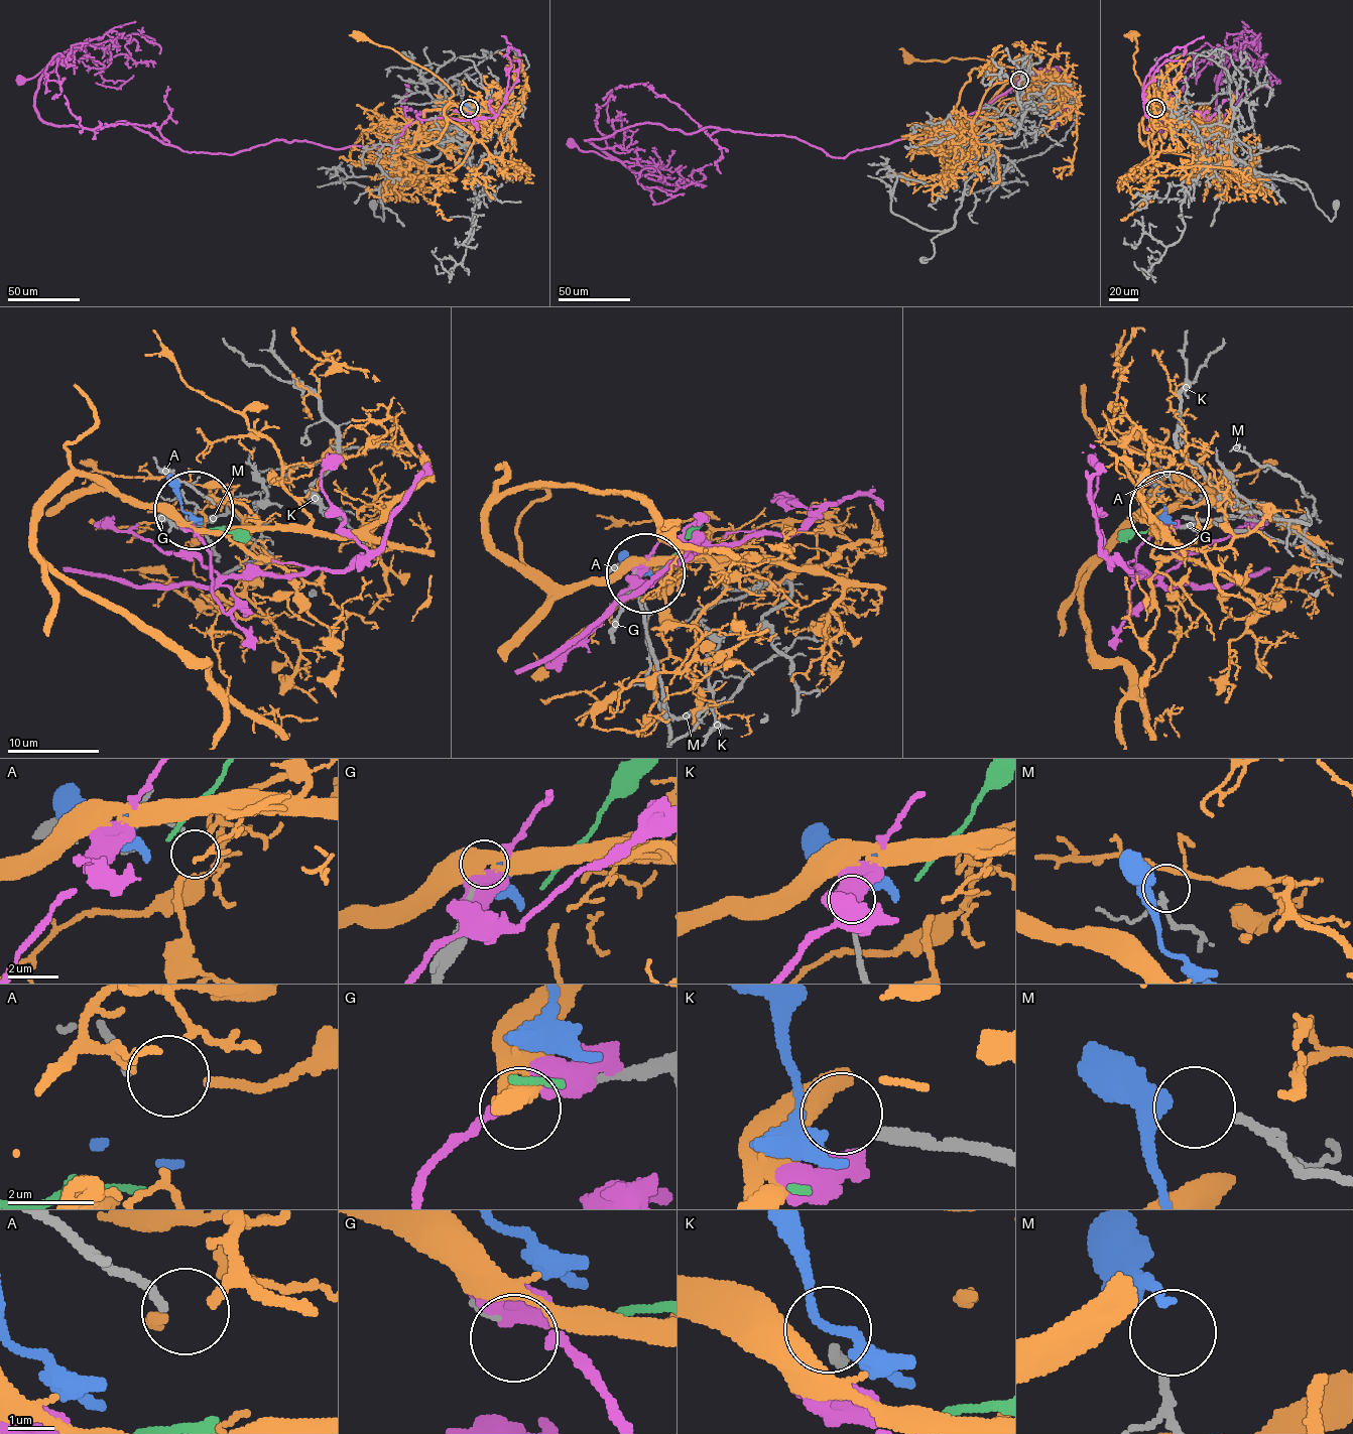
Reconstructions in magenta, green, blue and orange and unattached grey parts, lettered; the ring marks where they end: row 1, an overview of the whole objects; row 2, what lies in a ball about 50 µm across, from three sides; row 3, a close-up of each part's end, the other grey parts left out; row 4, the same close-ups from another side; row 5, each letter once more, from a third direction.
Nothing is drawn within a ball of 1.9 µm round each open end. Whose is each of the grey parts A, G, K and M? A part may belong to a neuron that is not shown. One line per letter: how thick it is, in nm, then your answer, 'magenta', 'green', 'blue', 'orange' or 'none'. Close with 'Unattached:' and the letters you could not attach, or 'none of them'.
A: 170 nm | orange
G: 170 nm | none
K: 240 nm | none
M: 140 nm | none
Unattached: G, K, M

